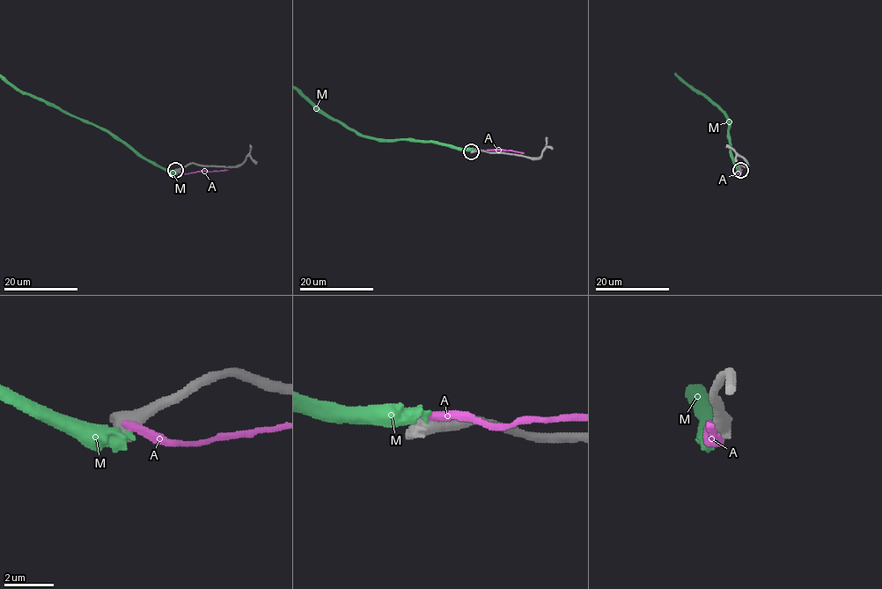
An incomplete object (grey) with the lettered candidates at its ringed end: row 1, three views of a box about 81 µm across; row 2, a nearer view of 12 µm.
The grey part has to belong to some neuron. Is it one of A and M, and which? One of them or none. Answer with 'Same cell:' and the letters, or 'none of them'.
Same cell: none of them

